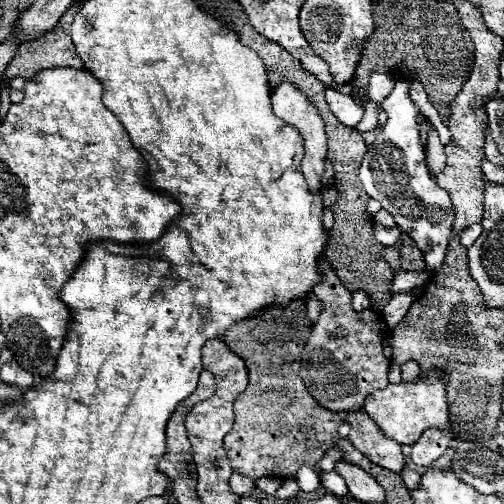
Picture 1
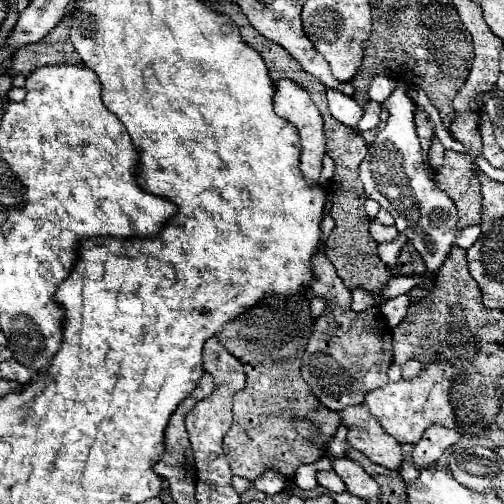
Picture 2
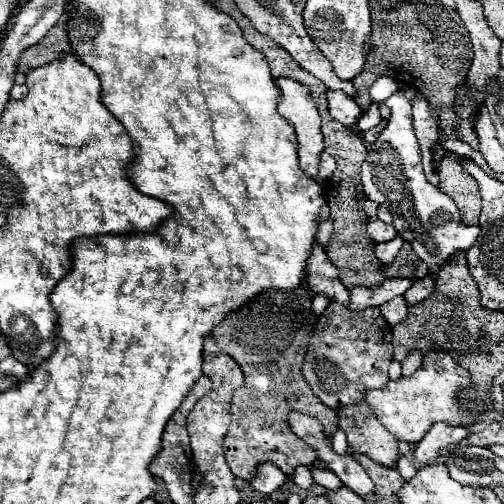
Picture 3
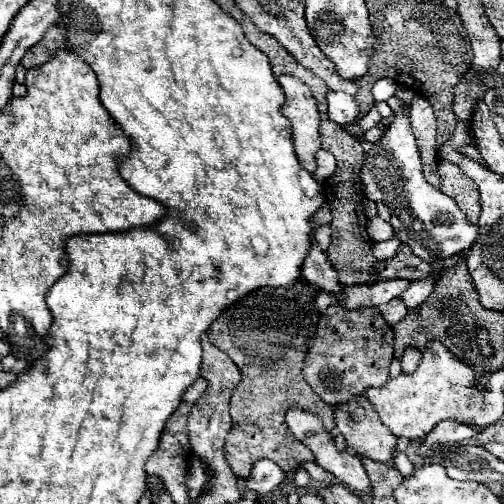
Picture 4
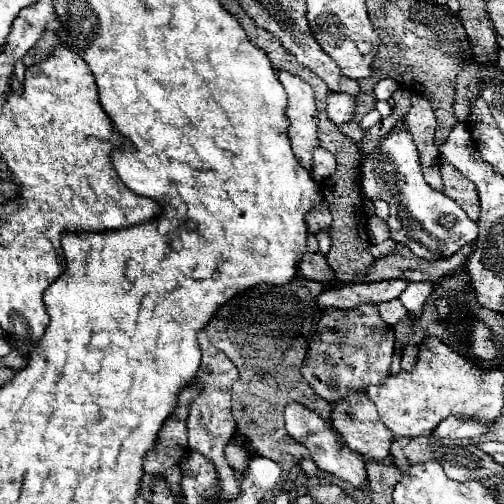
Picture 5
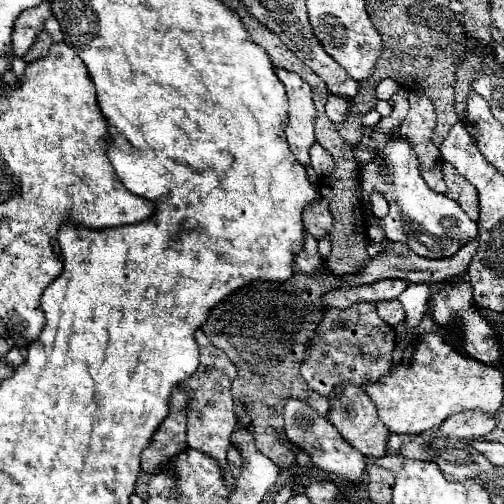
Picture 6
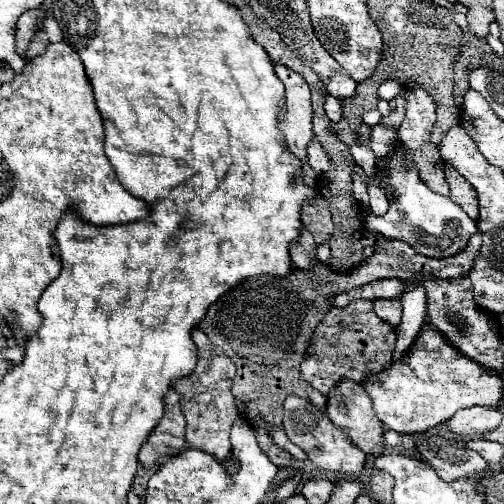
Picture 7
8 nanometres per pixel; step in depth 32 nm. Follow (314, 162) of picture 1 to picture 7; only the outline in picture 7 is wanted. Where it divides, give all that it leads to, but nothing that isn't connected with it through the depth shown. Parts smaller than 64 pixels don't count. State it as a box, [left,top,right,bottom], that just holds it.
[274,64,312,162]

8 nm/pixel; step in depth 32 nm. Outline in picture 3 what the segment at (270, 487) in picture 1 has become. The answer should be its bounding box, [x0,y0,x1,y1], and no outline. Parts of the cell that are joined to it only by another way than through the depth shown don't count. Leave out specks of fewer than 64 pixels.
[250,462,286,492]

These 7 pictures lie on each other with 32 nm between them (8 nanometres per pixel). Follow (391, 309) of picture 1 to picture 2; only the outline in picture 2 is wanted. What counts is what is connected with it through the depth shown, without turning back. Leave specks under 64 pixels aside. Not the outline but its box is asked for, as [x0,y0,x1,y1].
[380,294,410,328]

